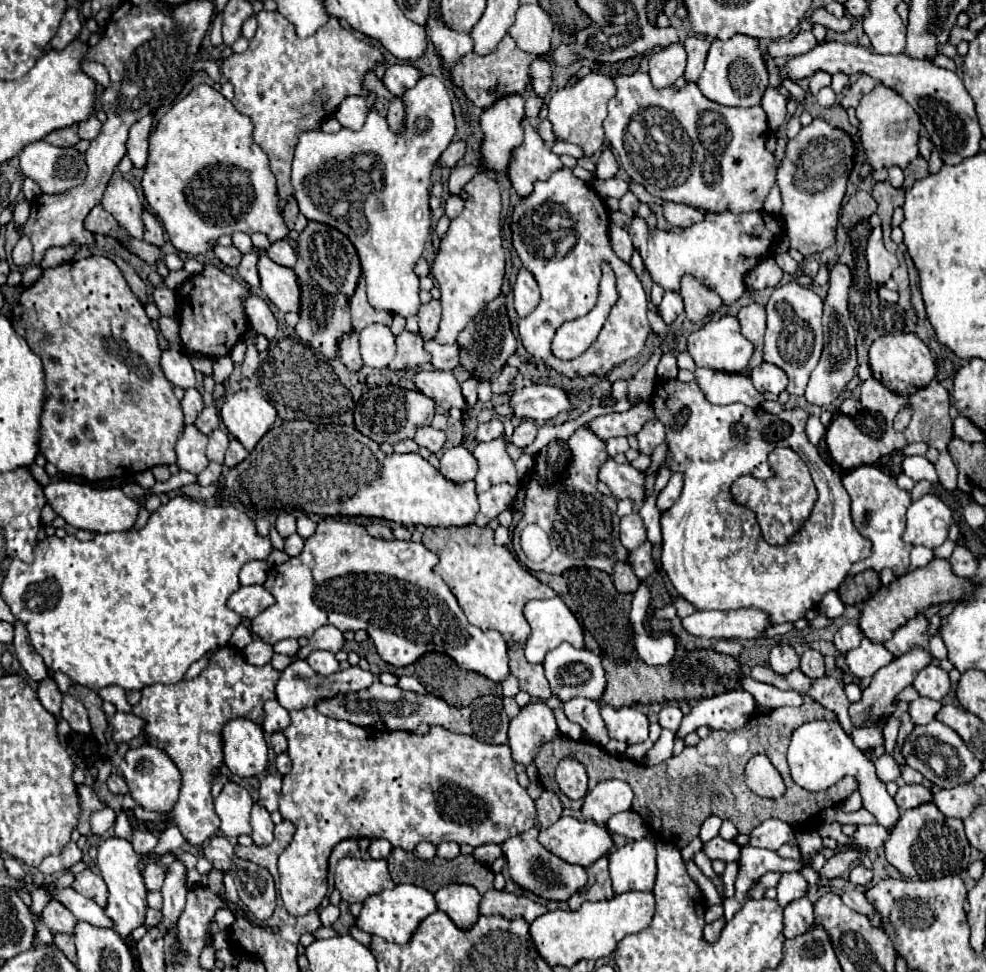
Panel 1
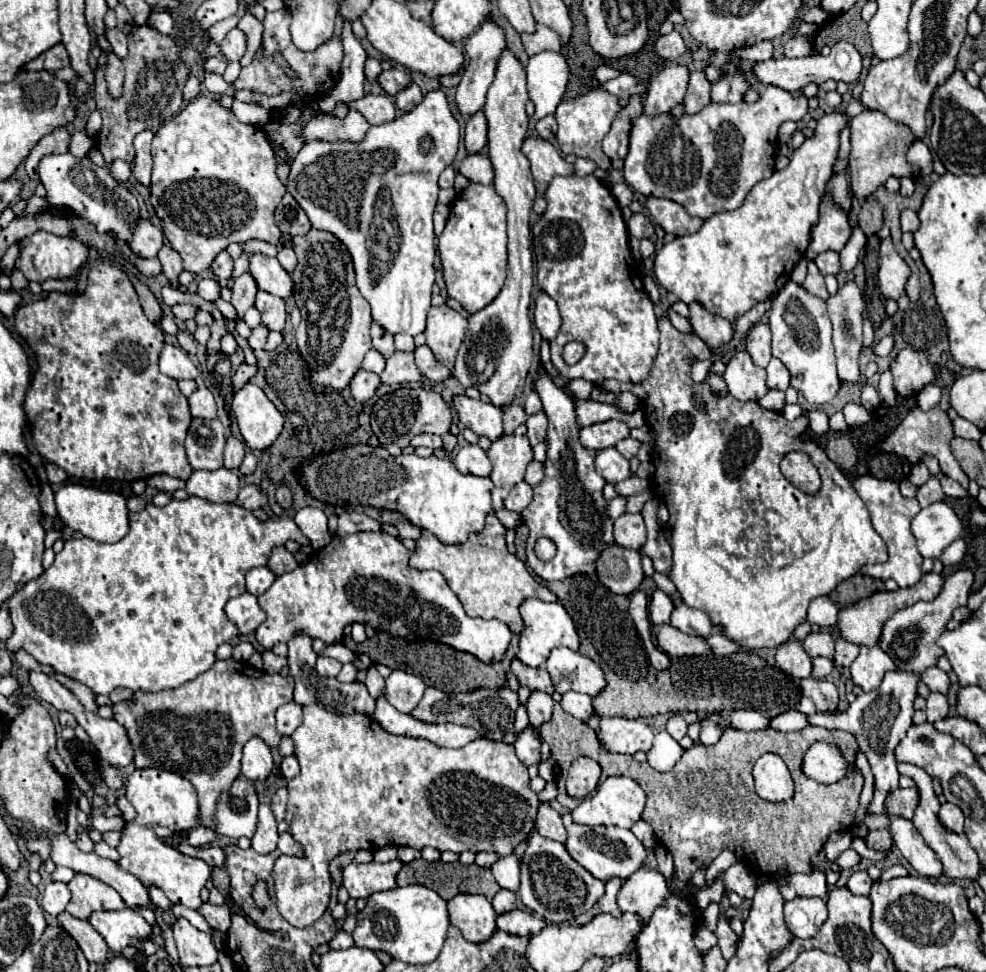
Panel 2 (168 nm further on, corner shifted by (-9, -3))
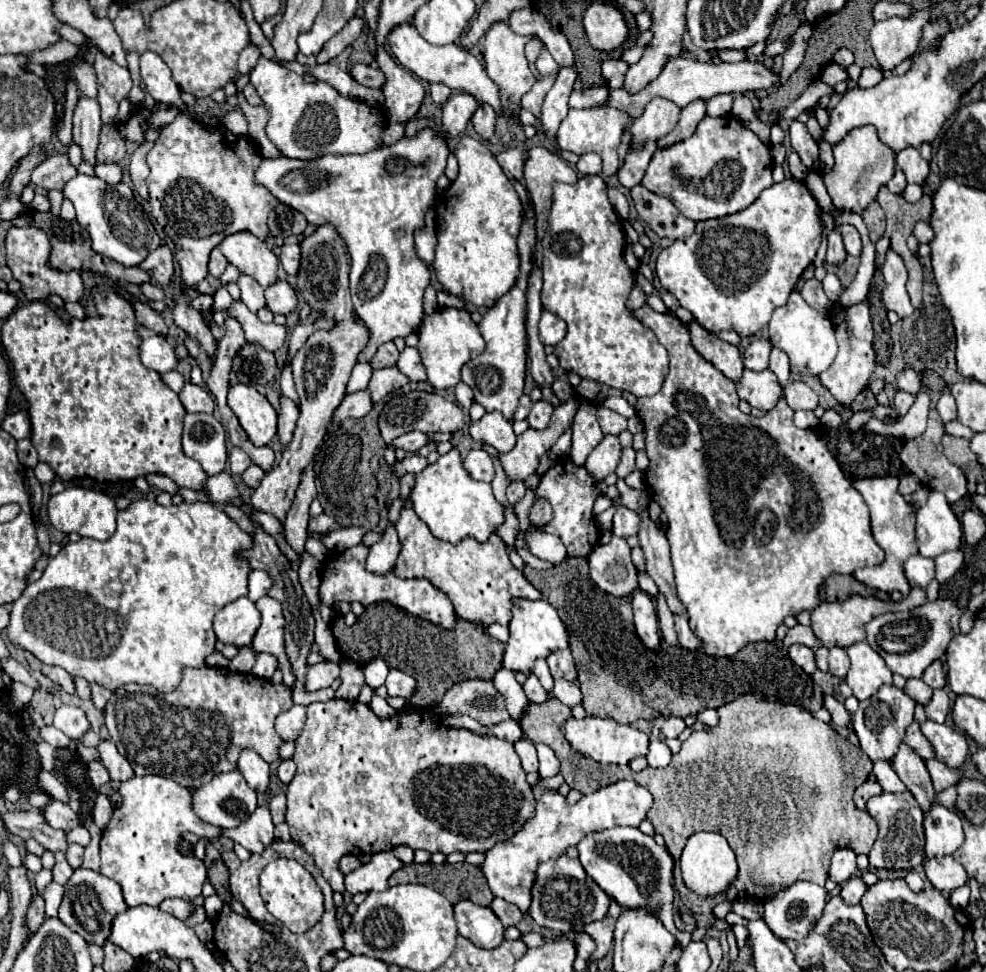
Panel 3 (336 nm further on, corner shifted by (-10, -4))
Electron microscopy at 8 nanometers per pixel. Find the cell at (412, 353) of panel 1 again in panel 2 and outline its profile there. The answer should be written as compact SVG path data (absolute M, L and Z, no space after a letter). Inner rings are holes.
M396 351L388 361L386 361L386 369L380 373L380 381L382 383L416 383L420 381L422 375L420 371L416 371L416 365L412 363L412 353L402 353Z

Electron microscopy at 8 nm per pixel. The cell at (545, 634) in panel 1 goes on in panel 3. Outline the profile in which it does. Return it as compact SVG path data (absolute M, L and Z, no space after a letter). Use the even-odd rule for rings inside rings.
M515 598L513 600L513 618L509 622L509 640L505 644L505 656L503 656L503 666L517 672L529 674L535 666L537 658L547 658L551 652L567 648L569 646L569 634L565 624L561 622L557 610L547 602L547 600L523 600Z

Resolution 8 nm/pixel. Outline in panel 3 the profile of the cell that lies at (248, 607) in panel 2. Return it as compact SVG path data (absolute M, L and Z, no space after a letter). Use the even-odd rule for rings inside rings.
M247 596L225 604L217 612L213 622L217 638L225 644L233 644L239 648L251 644L259 626L261 626L261 612Z

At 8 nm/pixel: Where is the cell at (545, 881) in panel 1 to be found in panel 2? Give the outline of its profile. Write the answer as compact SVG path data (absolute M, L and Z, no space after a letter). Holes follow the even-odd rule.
M532 833L532 837L528 841L528 847L524 851L524 863L520 865L520 891L518 891L518 895L520 895L520 901L530 911L540 915L548 923L560 925L560 923L574 921L578 915L590 911L604 897L604 883L598 881L596 877L592 877L580 863L576 863L562 843L546 839L540 833Z

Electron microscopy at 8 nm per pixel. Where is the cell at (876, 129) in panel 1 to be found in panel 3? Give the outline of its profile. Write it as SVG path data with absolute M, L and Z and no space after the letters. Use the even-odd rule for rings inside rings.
M871 124L851 130L847 138L833 148L833 156L835 156L835 168L833 172L823 174L823 180L833 204L837 208L845 208L851 212L861 212L863 208L867 208L875 200L879 188L887 184L897 170L895 164L897 152L887 144L881 144L877 130Z

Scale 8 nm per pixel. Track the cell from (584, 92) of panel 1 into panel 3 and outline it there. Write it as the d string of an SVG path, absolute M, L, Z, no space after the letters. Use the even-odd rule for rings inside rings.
M595 106L595 108L569 108L569 114L563 118L559 130L557 130L557 144L561 150L585 154L585 152L597 152L603 158L603 174L611 176L619 168L619 156L617 156L617 144L621 138L623 128L631 126L631 116L627 112L621 112L617 108L609 106Z

